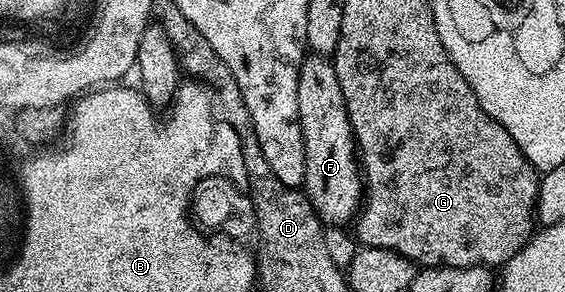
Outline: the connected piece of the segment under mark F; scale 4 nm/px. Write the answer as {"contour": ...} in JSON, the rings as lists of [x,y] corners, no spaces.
{"contour":[[[311,53],[304,58],[303,64],[299,66],[297,79],[297,105],[305,145],[305,181],[303,182],[305,194],[311,200],[315,214],[324,224],[343,227],[358,216],[365,194],[365,184],[361,174],[361,164],[357,158],[355,134],[351,132],[351,122],[345,109],[345,97],[337,81],[335,64],[328,56]]]}

